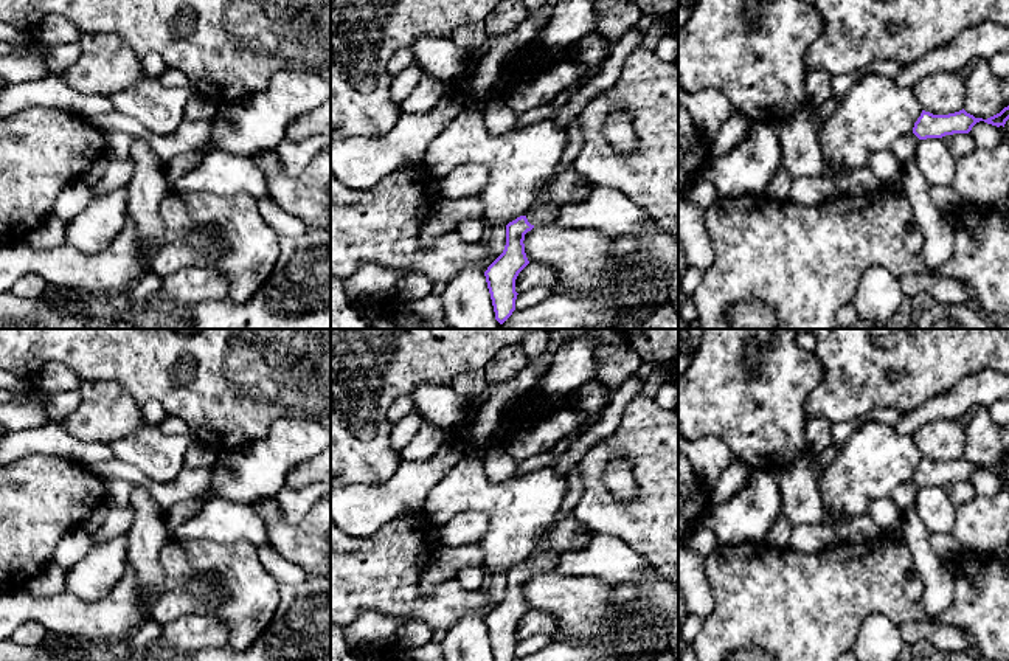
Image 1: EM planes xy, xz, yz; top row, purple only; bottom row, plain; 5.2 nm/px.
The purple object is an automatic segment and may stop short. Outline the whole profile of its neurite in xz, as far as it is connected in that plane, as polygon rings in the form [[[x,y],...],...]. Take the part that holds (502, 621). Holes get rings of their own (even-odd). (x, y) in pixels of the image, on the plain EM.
[[[553,526],[539,538],[536,555],[506,573],[506,593],[503,600],[484,619],[495,661],[512,661],[515,658],[515,627],[529,611],[525,600],[525,582],[534,574],[551,573],[560,554],[548,551]]]

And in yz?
[[[1009,453],[987,467],[975,465],[964,456],[948,462],[933,462],[930,459],[922,458],[921,464],[914,470],[913,481],[919,487],[942,486],[945,483],[953,481],[969,481],[972,475],[980,469],[984,469],[997,475],[1000,473],[1004,475],[1007,467],[1009,467]]]

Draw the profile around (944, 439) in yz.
[[[938,419],[921,425],[911,434],[922,458],[948,462],[964,456],[966,420]]]

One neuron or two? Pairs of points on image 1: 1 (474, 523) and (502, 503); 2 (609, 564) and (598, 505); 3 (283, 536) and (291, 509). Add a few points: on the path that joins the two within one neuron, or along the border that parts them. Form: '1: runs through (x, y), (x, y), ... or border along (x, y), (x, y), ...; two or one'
1: border along (449, 519), (464, 511), (481, 511), (488, 528); two
2: border along (595, 532), (618, 536), (635, 550); two
3: border along (273, 498), (289, 522), (314, 503); two

